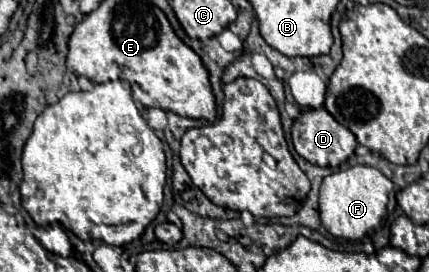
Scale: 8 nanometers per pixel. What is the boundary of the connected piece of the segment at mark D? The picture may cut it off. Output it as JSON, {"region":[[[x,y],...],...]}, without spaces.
{"region":[[[319,108],[319,110],[307,110],[303,112],[295,124],[293,124],[293,146],[295,146],[295,152],[299,156],[303,156],[305,160],[309,160],[311,164],[317,164],[317,166],[329,166],[329,168],[337,168],[341,166],[343,162],[347,162],[347,158],[355,152],[357,148],[357,138],[355,134],[345,128],[343,124],[339,124],[325,108]]]}

